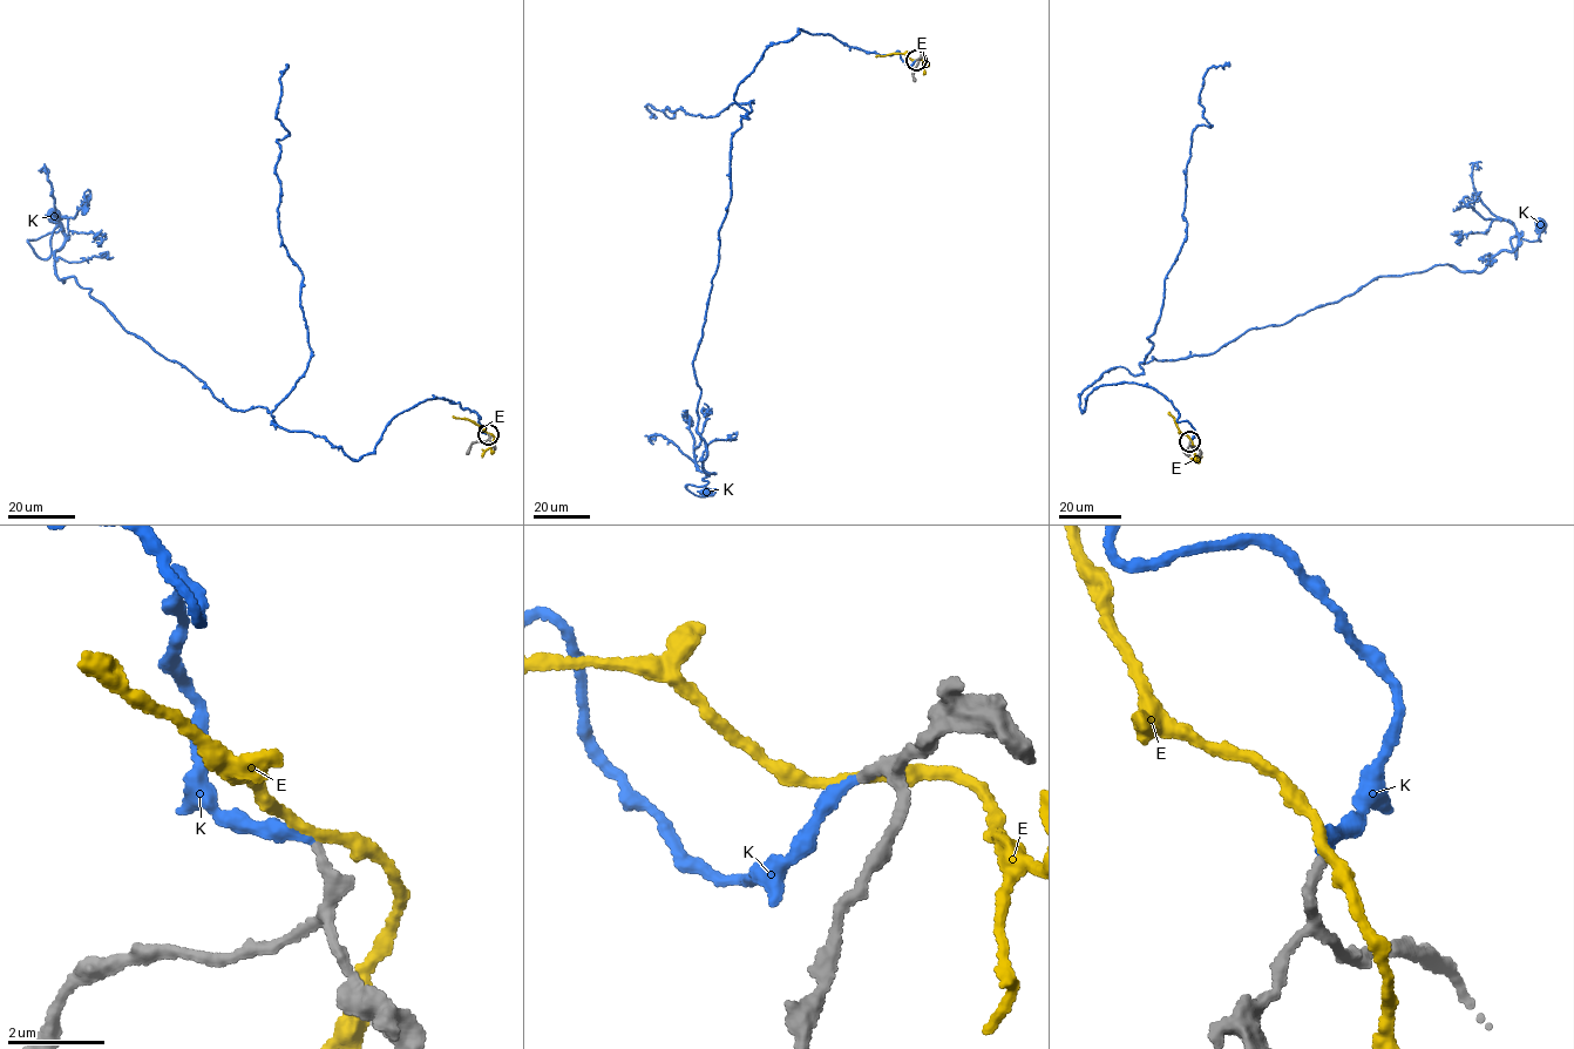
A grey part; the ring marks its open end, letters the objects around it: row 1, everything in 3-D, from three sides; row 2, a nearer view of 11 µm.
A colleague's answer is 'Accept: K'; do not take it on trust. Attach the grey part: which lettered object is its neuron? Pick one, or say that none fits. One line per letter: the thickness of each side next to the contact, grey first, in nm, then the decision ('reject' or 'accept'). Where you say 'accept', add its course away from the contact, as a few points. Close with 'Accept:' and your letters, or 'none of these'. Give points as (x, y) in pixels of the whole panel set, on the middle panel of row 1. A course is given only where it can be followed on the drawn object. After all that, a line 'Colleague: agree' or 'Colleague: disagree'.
E: 220 nm thick on the grey side, 220 nm on the other; reject
K: 220 nm thick on the grey side, 280 nm on the other; accept; it runs (916, 60), (799, 28), (739, 83), (747, 116), (693, 361), (712, 474), (686, 487), (707, 492)
Accept: K
Colleague: agree

